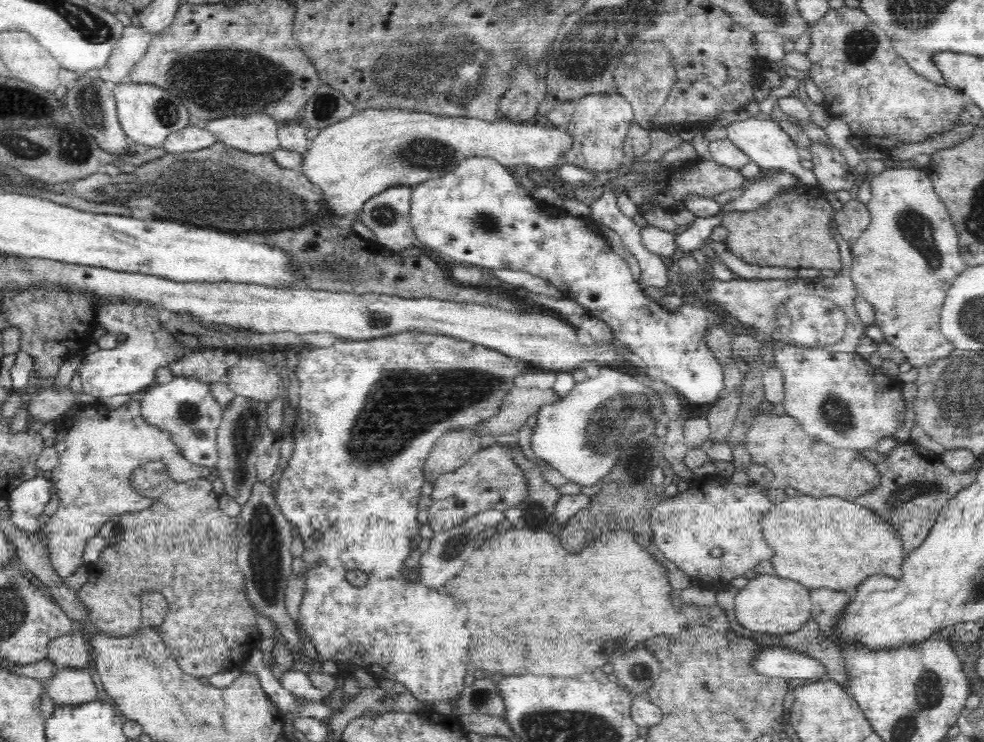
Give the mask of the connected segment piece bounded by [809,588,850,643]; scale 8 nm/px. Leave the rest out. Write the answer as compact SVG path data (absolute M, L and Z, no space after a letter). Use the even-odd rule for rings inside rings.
M830 588L809 589L813 604L812 617L820 625L822 633L831 641L836 641L835 624L843 608L850 602L846 591L836 591Z

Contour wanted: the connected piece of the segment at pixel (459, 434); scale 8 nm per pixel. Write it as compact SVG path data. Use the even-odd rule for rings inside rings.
M472 428L445 432L435 442L423 468L428 482L434 482L441 474L460 468L482 449L480 436Z

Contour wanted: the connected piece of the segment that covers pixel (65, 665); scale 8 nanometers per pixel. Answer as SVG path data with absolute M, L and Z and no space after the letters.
M58 636L48 644L47 659L55 665L56 672L89 669L93 666L92 658L89 642L81 636Z

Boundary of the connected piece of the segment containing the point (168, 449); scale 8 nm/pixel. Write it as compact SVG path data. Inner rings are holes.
M130 400L119 408L108 410L102 406L83 407L58 428L54 444L59 460L51 470L59 498L59 507L41 526L40 534L47 540L52 567L58 576L68 578L83 564L86 542L114 514L140 512L150 508L150 500L131 496L128 482L132 472L150 461L162 461L174 482L188 482L206 477L209 470L186 460L169 432L150 426L143 420L138 400Z

